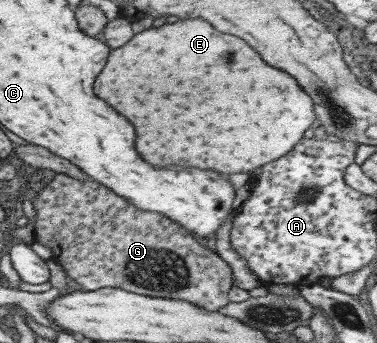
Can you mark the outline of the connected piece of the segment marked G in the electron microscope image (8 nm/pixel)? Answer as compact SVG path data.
M62 173L56 174L32 203L37 212L34 240L51 248L54 259L65 268L67 277L83 286L84 290L115 287L153 298L191 300L207 310L219 310L229 304L230 291L234 287L231 266L219 254L209 250L201 238L164 214L144 211L93 179L79 180Z

